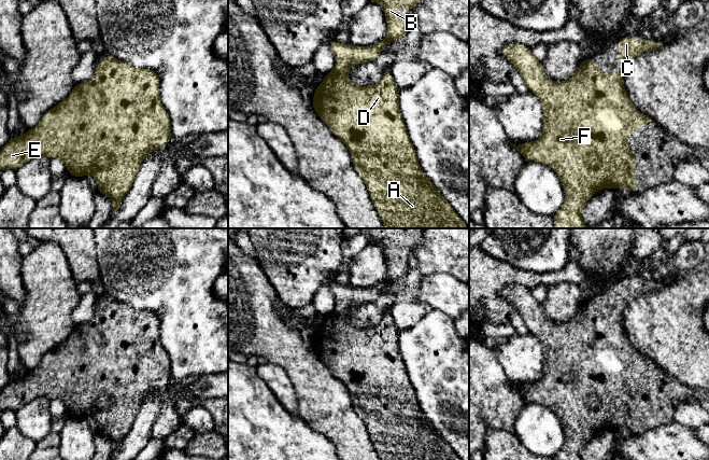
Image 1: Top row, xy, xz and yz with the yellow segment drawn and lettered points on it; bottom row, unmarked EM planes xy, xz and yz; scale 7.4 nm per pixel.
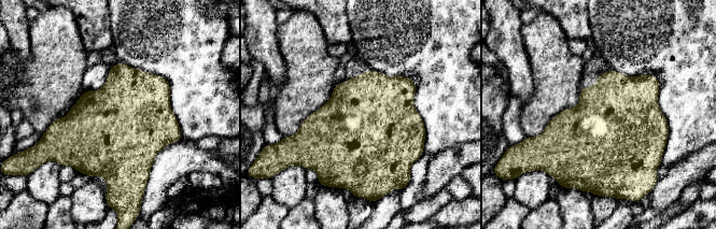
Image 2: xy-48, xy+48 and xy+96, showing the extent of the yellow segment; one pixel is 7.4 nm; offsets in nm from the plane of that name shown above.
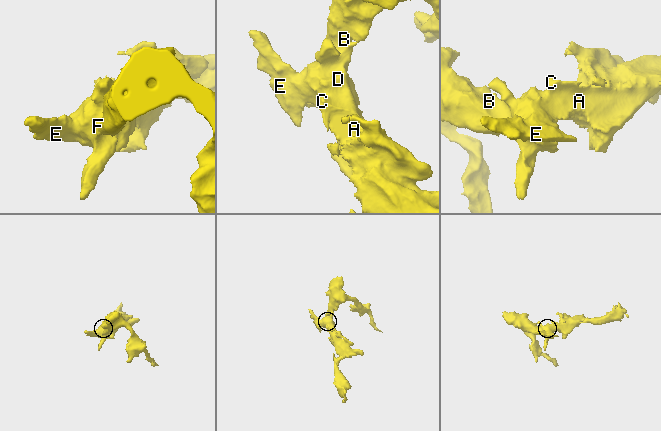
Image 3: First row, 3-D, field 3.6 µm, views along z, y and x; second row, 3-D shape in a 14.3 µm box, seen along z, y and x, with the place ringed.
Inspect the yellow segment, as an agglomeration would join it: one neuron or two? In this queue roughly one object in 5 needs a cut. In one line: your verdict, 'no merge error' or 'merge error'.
no merge error

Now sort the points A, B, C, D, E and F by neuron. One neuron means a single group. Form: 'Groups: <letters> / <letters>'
Groups: A B C D E F

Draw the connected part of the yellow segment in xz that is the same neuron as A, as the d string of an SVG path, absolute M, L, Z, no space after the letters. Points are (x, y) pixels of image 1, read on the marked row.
M369 0L369 2L383 5L387 23L386 37L381 42L370 46L353 46L349 43L342 44L331 39L330 48L336 57L336 66L331 72L324 75L324 81L321 85L315 87L311 104L320 119L349 149L353 167L366 183L370 198L385 228L468 228L452 206L425 176L419 163L415 149L410 140L406 124L399 111L399 87L391 75L388 68L385 70L380 82L373 85L357 86L349 80L349 69L352 66L375 60L388 43L401 40L407 33L409 29L408 18L397 18L396 8L400 6L413 12L415 5L421 1L422 0Z

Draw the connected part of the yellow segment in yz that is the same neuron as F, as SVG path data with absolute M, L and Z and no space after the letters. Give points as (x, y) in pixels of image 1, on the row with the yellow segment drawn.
M627 34L625 36L624 38L620 39L619 40L619 56L621 58L621 72L618 74L615 71L612 71L611 73L609 73L608 75L606 75L600 69L599 67L596 65L596 62L594 61L593 57L590 57L590 58L586 58L586 59L583 59L581 62L580 62L580 66L578 68L578 70L576 71L576 73L567 81L562 81L562 82L553 82L551 80L549 80L543 71L543 68L542 68L542 65L540 61L538 61L529 47L523 45L523 44L506 44L502 48L501 48L501 53L514 65L515 69L519 71L519 73L522 75L527 88L529 90L531 90L541 101L542 103L542 108L543 108L543 123L542 123L542 136L536 140L536 141L531 141L531 142L525 142L525 143L521 143L519 144L516 148L510 142L511 147L513 147L514 149L516 149L521 155L527 159L527 161L535 161L535 162L539 162L539 163L542 163L542 164L545 164L545 165L549 165L551 166L558 175L558 177L561 178L561 181L562 181L562 185L563 185L563 189L564 189L564 193L565 193L565 201L562 206L562 208L553 215L553 221L554 221L554 228L587 228L587 225L585 224L585 222L583 221L582 217L581 217L581 210L585 207L586 203L593 197L593 195L599 191L599 190L602 190L602 189L610 189L610 190L615 190L615 189L627 189L630 193L636 193L637 191L637 182L636 182L636 157L632 155L632 152L630 150L628 149L627 147L627 137L632 134L633 130L639 130L640 127L642 125L649 125L650 122L652 122L654 125L656 125L655 122L653 122L650 117L641 114L637 108L632 103L629 97L628 97L628 94L624 87L624 80L623 80L623 70L625 68L625 66L632 60L634 59L637 55L639 55L640 53L643 53L643 52L647 52L647 51L651 51L653 48L656 48L656 47L660 47L663 45L663 42L650 42L648 39L644 39L644 40L633 40L632 39L632 36Z

